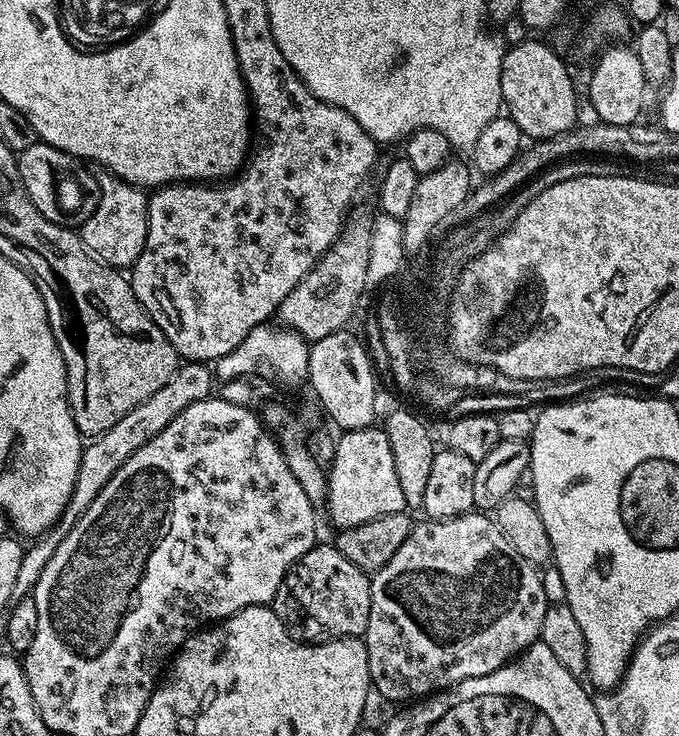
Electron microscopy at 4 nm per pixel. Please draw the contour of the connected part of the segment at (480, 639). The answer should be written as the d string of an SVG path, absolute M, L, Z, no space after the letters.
M473 510L465 512L462 516L455 516L451 520L437 521L431 518L423 521L425 524L417 523L412 529L410 538L406 538L406 542L402 542L402 546L394 554L394 558L390 558L390 562L386 562L386 566L382 566L375 574L371 577L372 581L372 593L370 594L370 622L368 628L363 634L363 642L368 647L368 669L370 670L370 678L372 679L371 687L376 688L385 696L388 700L408 700L404 702L412 702L417 698L427 698L433 694L439 694L445 690L451 690L456 687L457 684L463 682L463 680L469 680L470 678L478 678L479 676L485 676L490 674L494 670L498 670L504 664L509 663L513 658L520 655L525 648L531 646L531 644L537 643L541 639L540 629L543 626L543 616L546 615L548 608L550 607L546 594L544 593L544 581L541 573L537 571L533 565L529 564L527 560L523 560L520 556L516 555L516 552L512 549L512 544L506 537L500 532L500 525L496 523L495 519L491 515L485 514L480 510Z

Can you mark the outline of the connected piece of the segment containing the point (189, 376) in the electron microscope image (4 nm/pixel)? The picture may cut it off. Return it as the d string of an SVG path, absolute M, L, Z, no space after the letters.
M185 363L173 374L170 382L166 382L166 386L162 386L162 390L158 390L158 394L154 394L149 400L143 400L141 404L134 406L134 410L130 410L130 414L126 414L126 418L122 418L122 422L110 426L110 430L95 437L89 443L92 445L89 448L87 445L80 453L78 478L72 491L71 503L77 504L77 509L83 510L88 507L90 502L94 502L94 498L98 498L102 486L106 486L106 482L110 482L110 478L114 478L114 474L123 466L126 458L130 458L130 454L134 454L142 445L150 442L150 438L154 438L159 432L166 430L166 426L170 426L170 422L174 422L174 418L178 418L178 414L182 414L182 410L186 410L186 406L194 406L194 402L207 400L213 395L212 382L214 383L214 372L207 363Z

